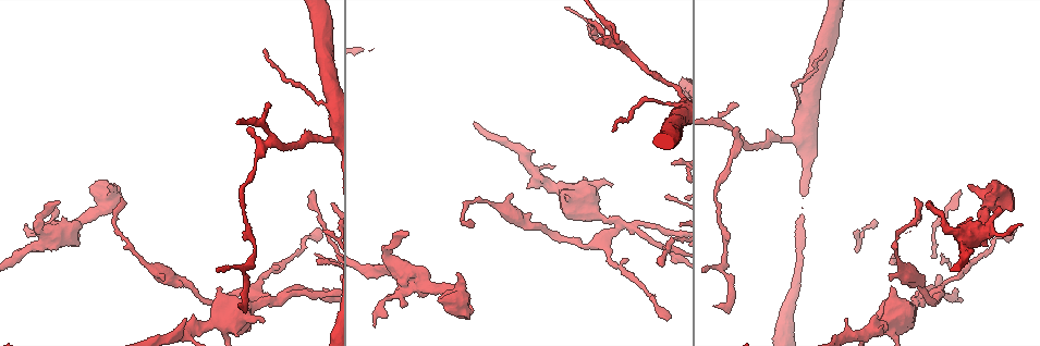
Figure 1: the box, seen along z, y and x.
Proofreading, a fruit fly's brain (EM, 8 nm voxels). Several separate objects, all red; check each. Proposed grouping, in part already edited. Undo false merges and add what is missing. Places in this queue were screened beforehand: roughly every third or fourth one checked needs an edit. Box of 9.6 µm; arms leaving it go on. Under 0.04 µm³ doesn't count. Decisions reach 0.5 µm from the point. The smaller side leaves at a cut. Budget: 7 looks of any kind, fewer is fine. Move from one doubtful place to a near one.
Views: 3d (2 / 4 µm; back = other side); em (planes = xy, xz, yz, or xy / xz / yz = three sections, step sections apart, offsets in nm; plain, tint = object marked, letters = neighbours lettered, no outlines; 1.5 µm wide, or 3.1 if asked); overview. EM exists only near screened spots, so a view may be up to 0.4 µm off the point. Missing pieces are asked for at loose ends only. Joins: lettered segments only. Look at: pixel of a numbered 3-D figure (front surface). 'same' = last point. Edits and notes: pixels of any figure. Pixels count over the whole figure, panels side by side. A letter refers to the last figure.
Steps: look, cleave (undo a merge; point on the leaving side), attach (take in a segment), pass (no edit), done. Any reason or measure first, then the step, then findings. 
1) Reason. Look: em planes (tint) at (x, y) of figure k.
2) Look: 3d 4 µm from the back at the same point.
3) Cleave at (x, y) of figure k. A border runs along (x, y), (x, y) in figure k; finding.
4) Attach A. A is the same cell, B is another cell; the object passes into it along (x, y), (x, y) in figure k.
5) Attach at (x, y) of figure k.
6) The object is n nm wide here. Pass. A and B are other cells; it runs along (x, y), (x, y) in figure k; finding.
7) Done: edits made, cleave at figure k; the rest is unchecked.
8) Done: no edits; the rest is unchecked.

An open end. Look: 3d 4 µm at (928, 200) of figure 1.

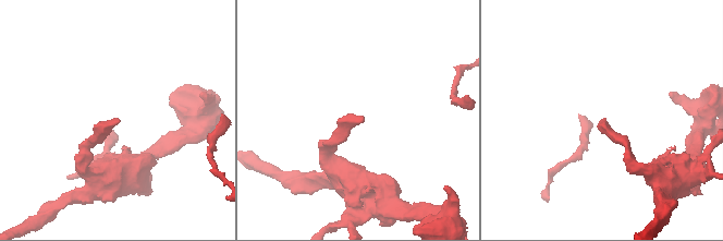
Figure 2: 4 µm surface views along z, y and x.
Need the tissue. Look: em xz step 8 (letters) at (602, 121) of figure 2.

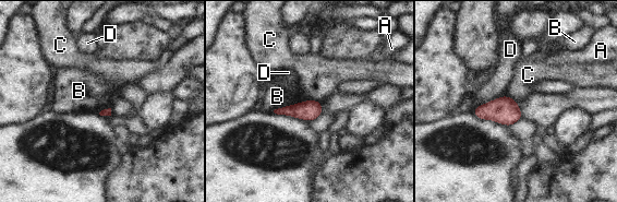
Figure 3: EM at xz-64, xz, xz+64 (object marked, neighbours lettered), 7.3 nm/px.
Pass. A, B, C and D are other cells; a border runs along (310, 99), (282, 105), (273, 110) in figure 3; no lettered segment goes on from it.

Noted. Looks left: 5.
Four or more arms meet. Look: em yz step 8 (tint) at (616, 224) of figure 1.

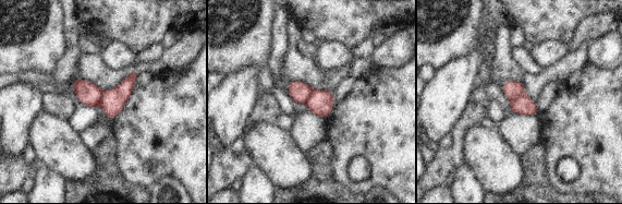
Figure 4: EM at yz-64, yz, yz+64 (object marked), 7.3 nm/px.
Look: em yz step 8 (letters) at the same point.

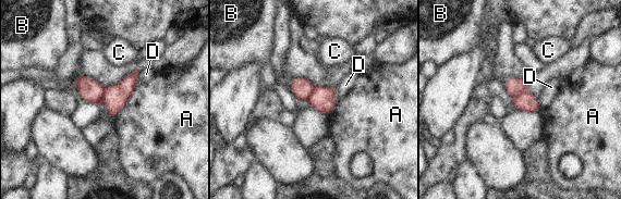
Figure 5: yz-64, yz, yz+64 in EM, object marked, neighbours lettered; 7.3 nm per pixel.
Cleave at (323, 99) of figure 5. A, B, C and D are other cells; a border runs along (316, 87), (307, 100) in figure 5; two neurons meet here.

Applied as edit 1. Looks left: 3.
A fork. Look: 3d 4 µm at (747, 141) of figure 1.

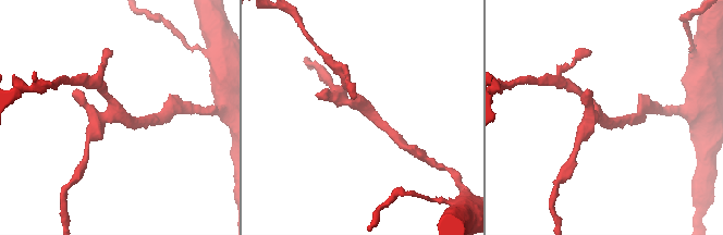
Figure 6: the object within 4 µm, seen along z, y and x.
Look: em planes (tint) at (601, 113) of figure 6.

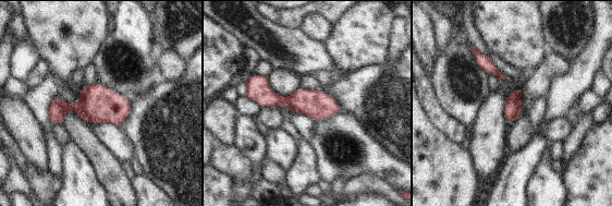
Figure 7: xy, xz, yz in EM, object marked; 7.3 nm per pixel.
See the neighbours. Look: em planes (letters) at the same point.

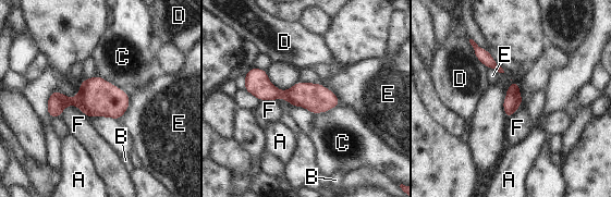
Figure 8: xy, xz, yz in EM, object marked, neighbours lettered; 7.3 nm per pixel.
Pass. A, B, C, D, E and F are other cells; it runs along (256, 91), (308, 95), (335, 102) in figure 8; all the same neuron.

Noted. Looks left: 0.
Done: edits made, cleave at figure 5; the rest is unchecked.

